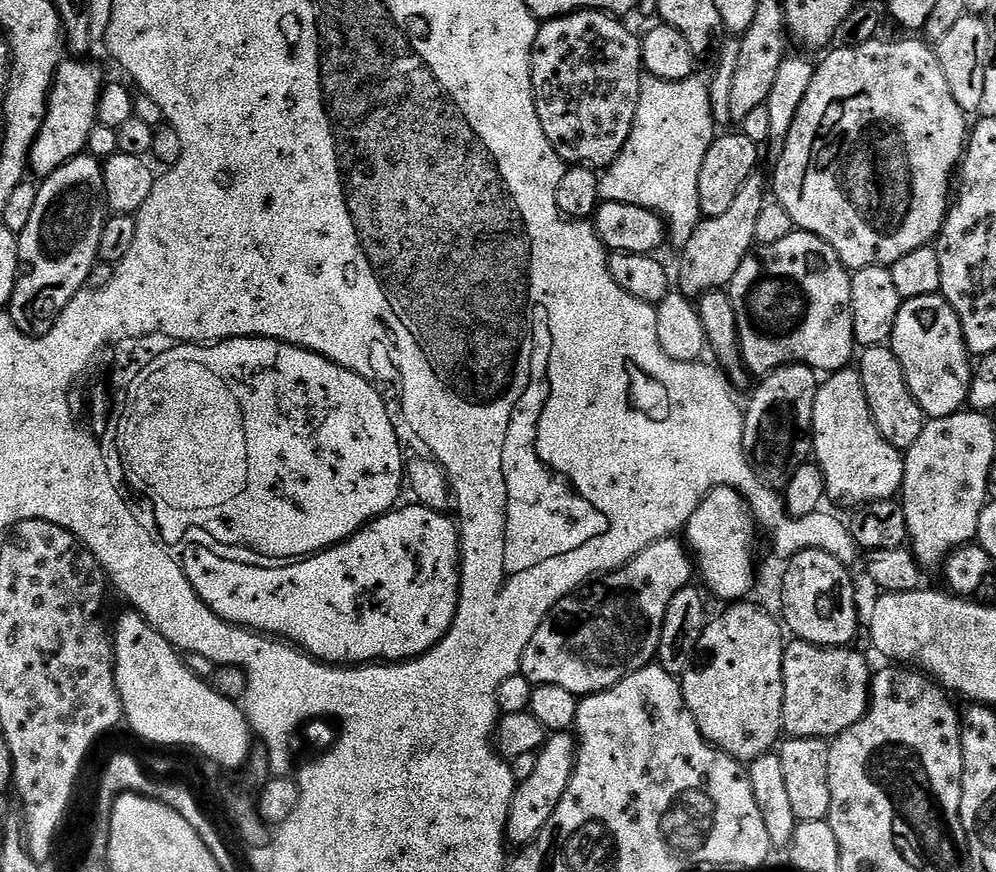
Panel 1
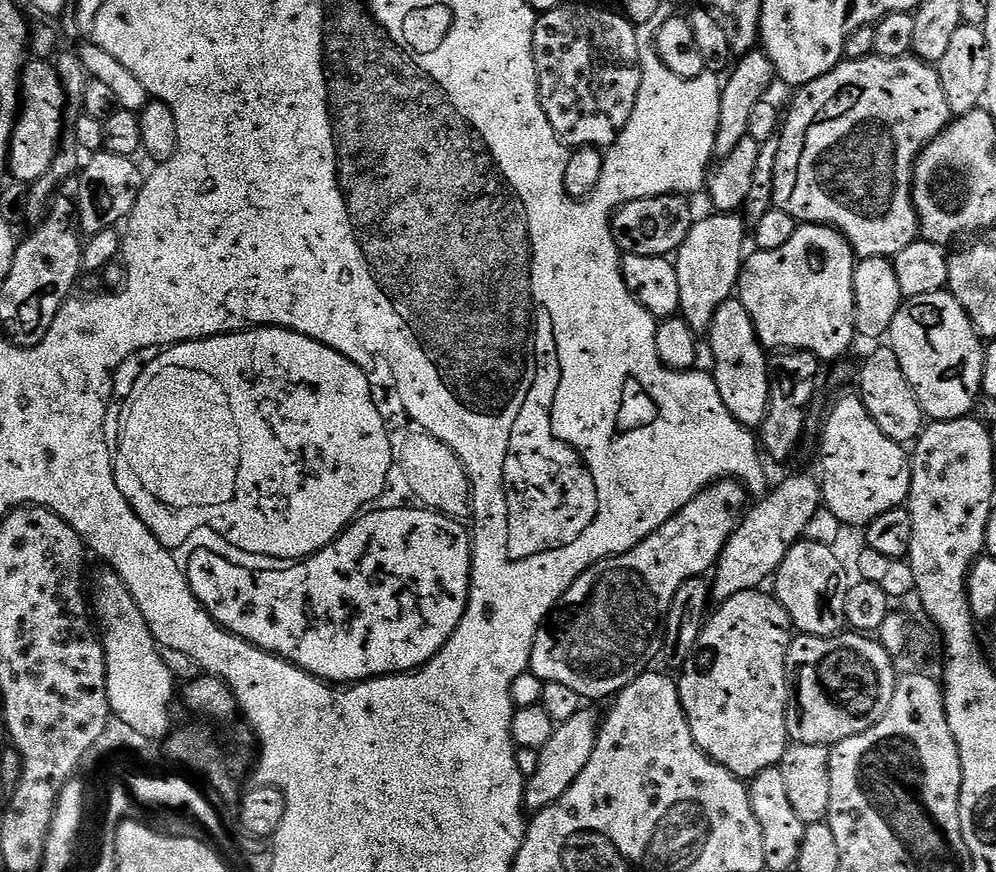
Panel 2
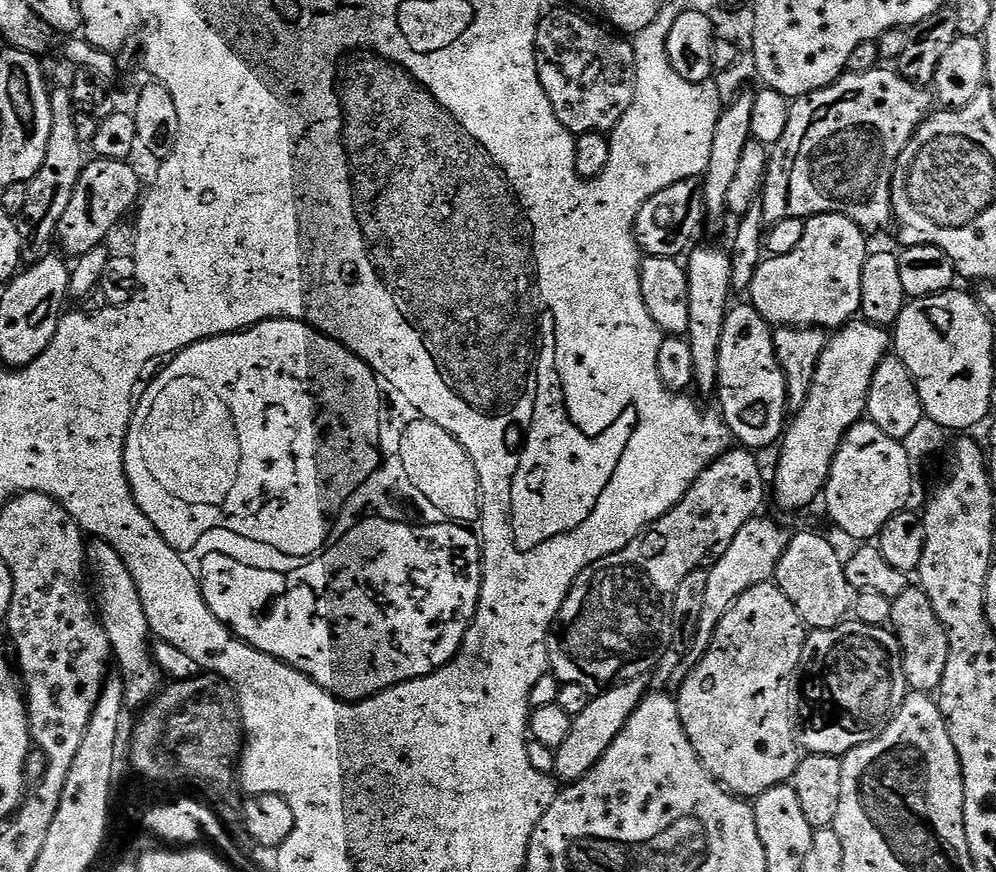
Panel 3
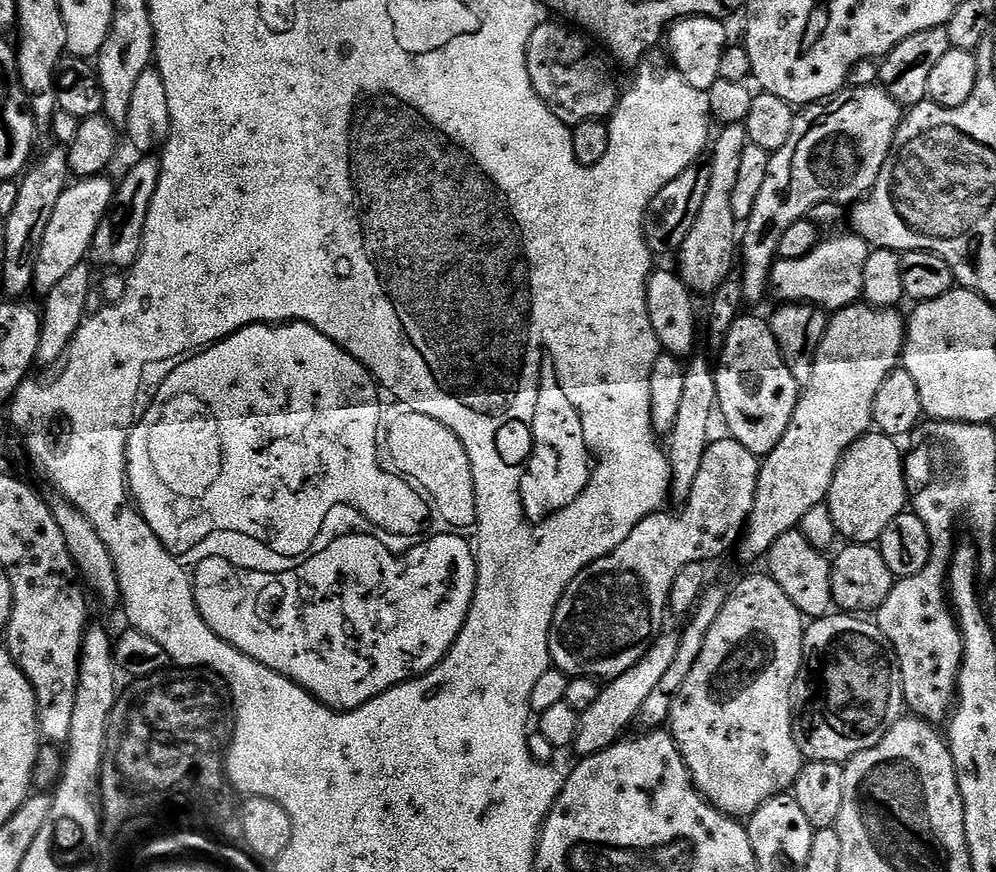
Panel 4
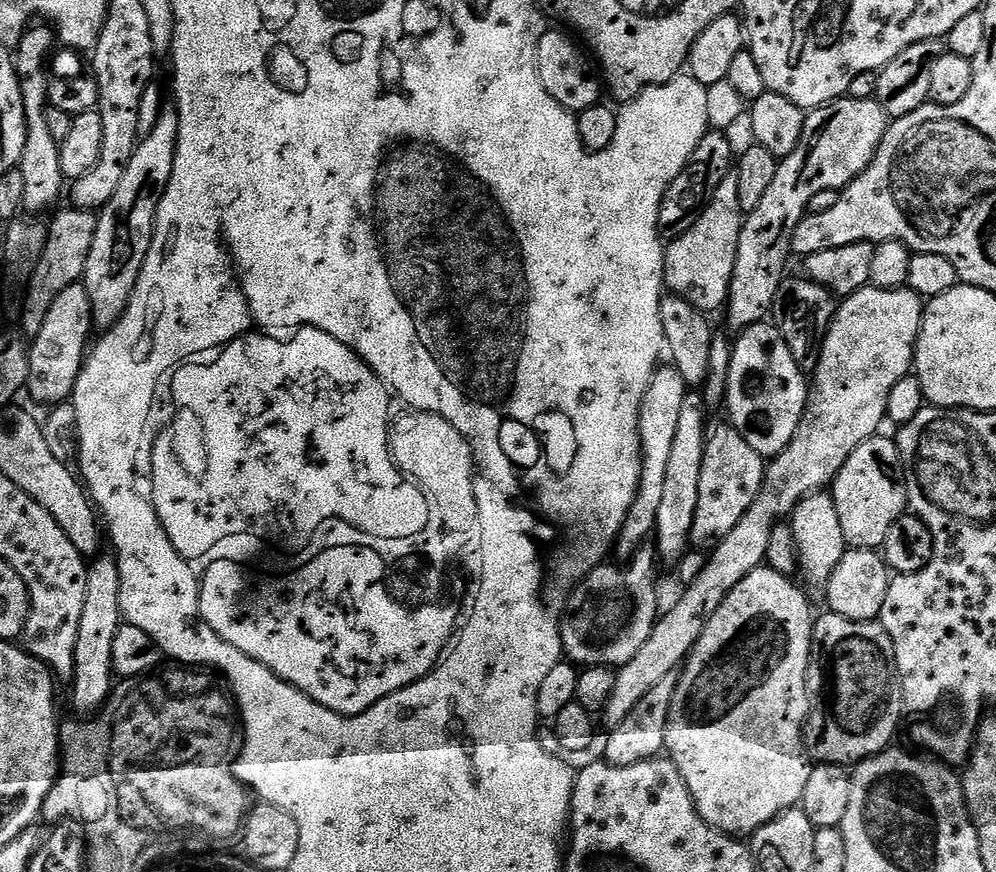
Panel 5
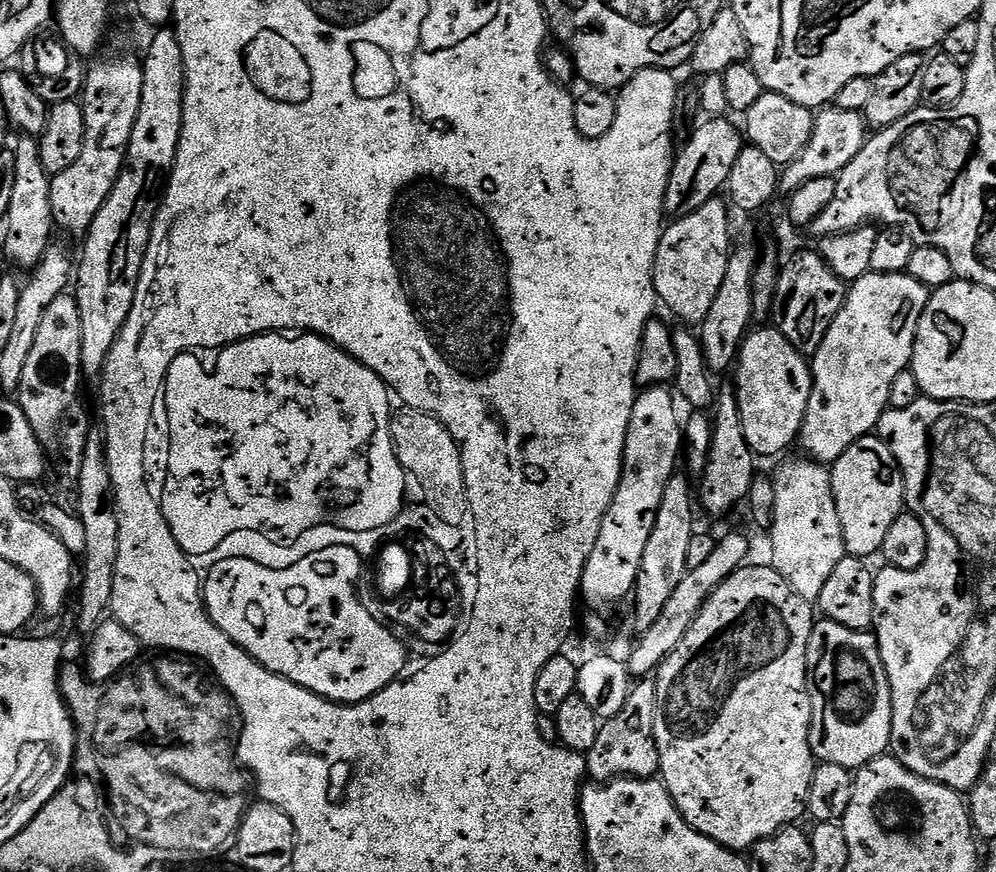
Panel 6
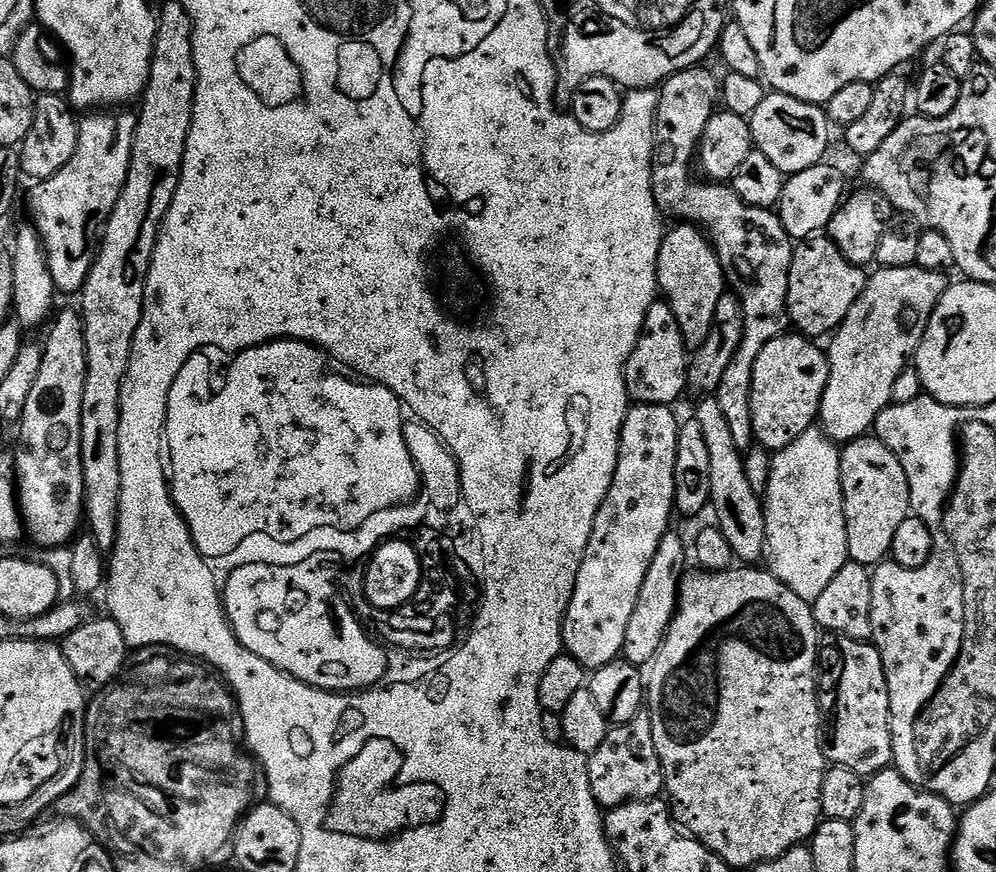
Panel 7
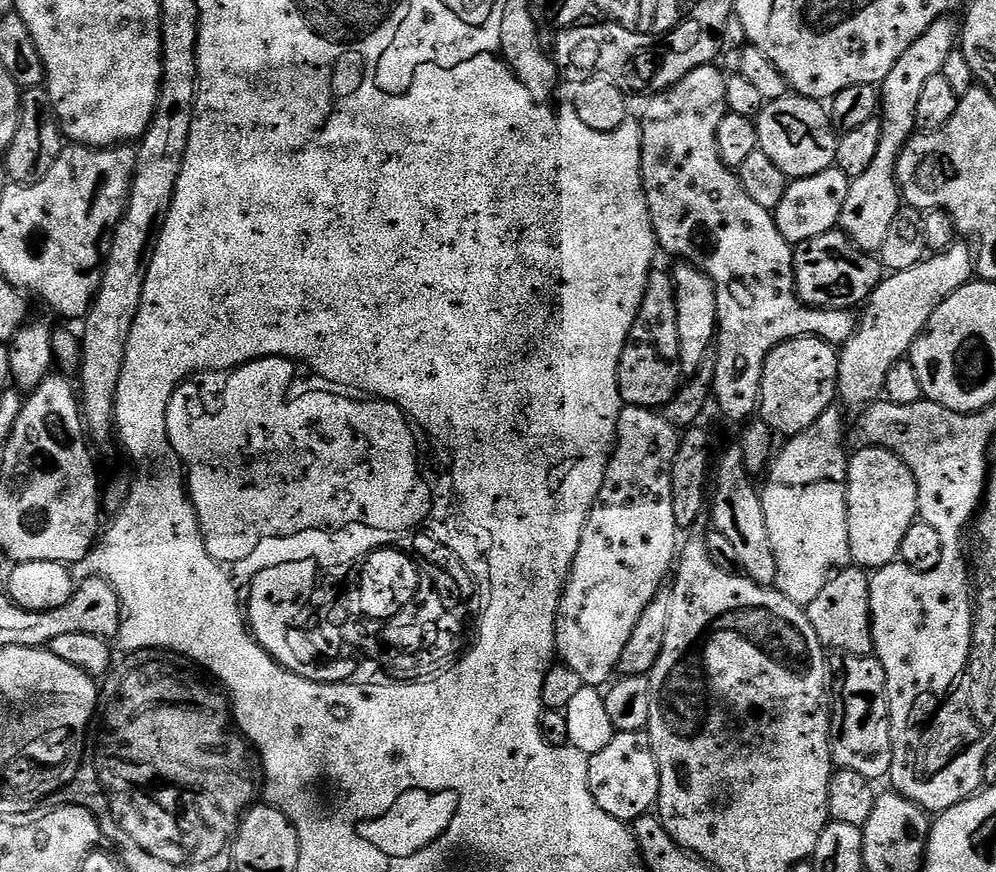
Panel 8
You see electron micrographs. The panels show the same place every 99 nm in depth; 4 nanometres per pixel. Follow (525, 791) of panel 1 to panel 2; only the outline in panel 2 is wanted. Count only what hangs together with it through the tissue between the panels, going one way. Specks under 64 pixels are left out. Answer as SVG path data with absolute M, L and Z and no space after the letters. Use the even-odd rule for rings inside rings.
M592 706L581 707L568 721L557 723L556 733L552 735L550 742L546 742L546 746L540 749L538 770L534 770L534 774L527 777L524 786L524 806L529 813L541 812L558 802L558 798L562 798L562 794L566 794L566 790L574 786L578 774L586 770L586 762L590 762L594 754L596 733L599 732L602 723L601 717L596 717L595 710L588 707Z

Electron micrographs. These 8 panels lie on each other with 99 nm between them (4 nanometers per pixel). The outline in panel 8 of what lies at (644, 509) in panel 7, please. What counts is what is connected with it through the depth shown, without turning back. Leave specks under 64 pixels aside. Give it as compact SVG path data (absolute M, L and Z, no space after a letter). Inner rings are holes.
M621 407L620 417L616 423L616 442L612 454L608 458L608 469L602 482L602 490L598 498L592 503L592 508L586 518L586 526L582 530L582 542L578 542L578 554L572 563L572 573L568 576L568 583L564 585L564 594L560 598L560 608L556 611L556 656L562 664L578 674L584 686L603 689L613 679L614 669L622 658L622 650L626 650L626 642L630 642L630 634L634 634L634 626L638 626L638 618L650 606L655 596L661 595L660 588L669 579L674 565L678 560L678 527L674 518L674 500L672 498L671 472L676 453L681 445L681 433L668 421L663 414L651 408Z

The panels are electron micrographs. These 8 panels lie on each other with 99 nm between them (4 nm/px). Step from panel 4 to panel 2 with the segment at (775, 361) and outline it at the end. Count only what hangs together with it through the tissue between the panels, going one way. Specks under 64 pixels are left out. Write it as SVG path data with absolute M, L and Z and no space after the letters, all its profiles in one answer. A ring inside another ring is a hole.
M733 298L718 306L712 327L706 333L708 344L712 347L712 368L710 375L726 402L726 410L744 428L759 429L768 413L768 385L770 383L770 360L766 349L756 336L754 322L738 298Z

